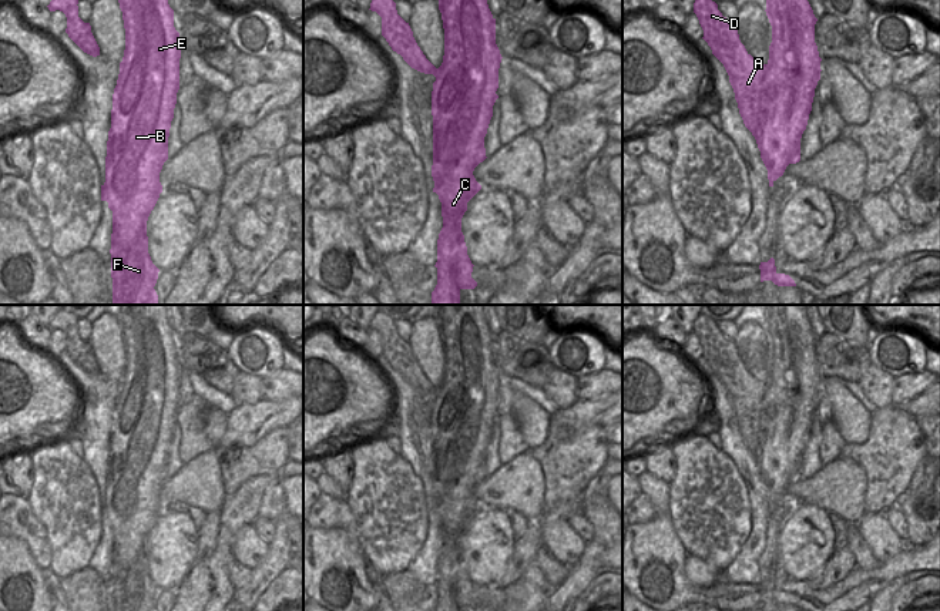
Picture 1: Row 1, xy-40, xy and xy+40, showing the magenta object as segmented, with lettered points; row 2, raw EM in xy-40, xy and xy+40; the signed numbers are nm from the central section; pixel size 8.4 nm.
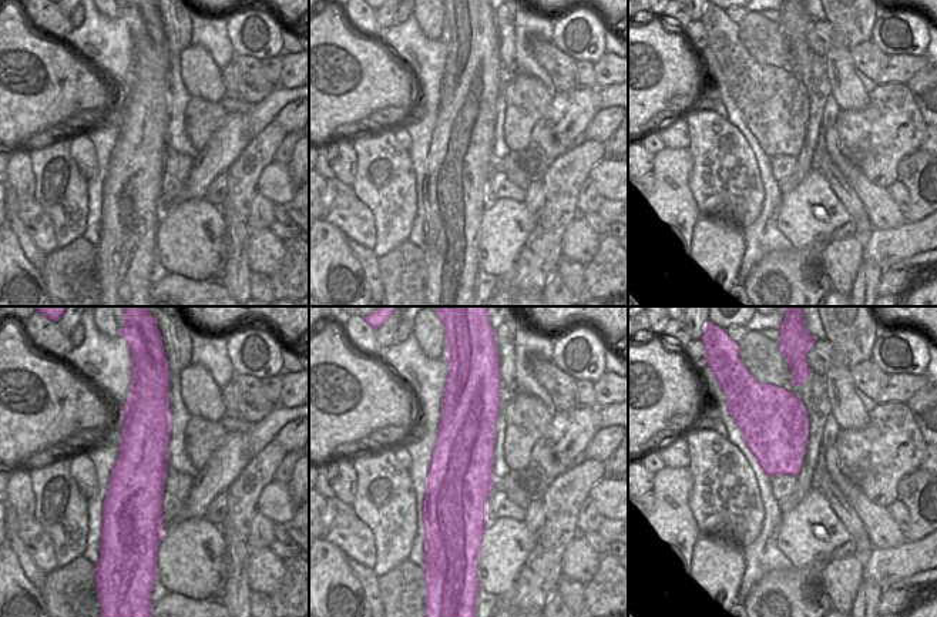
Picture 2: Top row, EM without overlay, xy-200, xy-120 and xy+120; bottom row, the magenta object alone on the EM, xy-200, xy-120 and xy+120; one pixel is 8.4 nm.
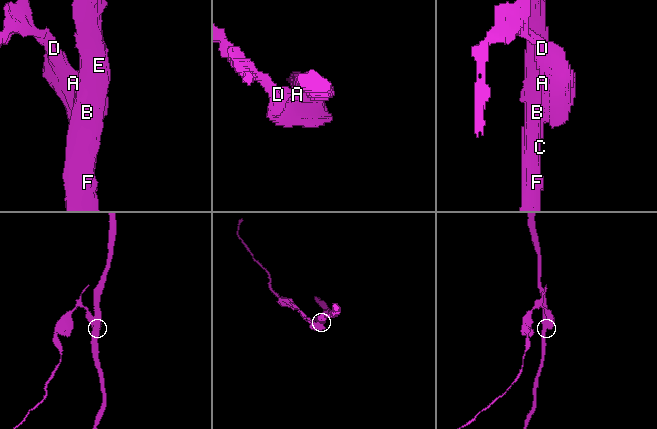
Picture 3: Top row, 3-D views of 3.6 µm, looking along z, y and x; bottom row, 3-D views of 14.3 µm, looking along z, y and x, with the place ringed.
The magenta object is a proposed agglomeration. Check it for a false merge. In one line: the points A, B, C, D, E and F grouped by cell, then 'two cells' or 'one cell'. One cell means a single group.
groups A D / B C E F; two cells

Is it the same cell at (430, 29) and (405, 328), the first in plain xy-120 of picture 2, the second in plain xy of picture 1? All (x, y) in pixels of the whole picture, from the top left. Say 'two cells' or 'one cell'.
two cells

